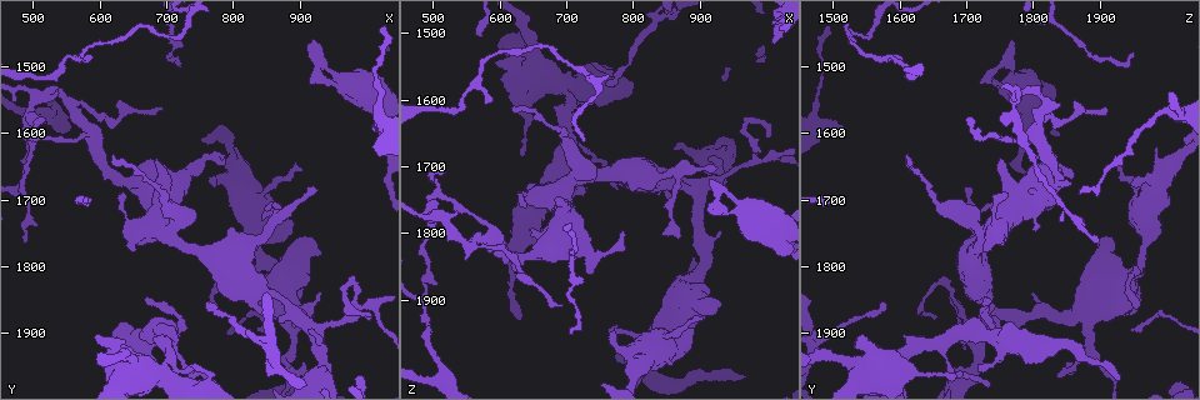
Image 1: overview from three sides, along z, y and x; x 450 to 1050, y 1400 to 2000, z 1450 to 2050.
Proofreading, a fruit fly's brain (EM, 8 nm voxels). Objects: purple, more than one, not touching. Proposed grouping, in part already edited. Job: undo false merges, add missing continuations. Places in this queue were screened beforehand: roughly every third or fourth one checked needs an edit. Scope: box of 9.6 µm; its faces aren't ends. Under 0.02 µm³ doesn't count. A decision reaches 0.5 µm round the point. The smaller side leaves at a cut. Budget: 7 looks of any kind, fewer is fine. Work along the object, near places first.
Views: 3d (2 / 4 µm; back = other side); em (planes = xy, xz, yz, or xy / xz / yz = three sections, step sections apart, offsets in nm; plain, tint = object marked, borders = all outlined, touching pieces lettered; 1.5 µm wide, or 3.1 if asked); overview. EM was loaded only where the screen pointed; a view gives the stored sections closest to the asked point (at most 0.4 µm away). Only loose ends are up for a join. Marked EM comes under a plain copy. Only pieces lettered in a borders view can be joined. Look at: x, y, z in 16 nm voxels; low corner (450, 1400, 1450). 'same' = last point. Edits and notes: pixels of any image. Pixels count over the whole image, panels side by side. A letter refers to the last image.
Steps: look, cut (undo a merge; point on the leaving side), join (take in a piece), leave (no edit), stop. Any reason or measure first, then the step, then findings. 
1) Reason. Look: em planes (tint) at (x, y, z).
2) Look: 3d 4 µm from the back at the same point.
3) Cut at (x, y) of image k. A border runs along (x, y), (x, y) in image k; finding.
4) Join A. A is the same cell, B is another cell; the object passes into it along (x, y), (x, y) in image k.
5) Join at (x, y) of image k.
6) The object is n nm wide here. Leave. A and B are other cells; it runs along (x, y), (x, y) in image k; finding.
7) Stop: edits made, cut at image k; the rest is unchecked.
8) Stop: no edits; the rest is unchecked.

Side arm on a straight run. Look: em planes (borders) at (560, 1560, 1820).

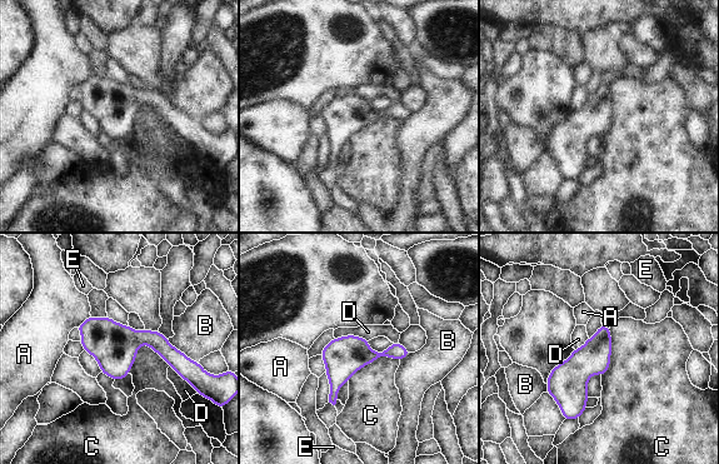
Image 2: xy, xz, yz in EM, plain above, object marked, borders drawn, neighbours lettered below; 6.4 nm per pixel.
Leave. A, B, C, D and E are other cells; it runs along (81, 328), (154, 339), (193, 367) in image 2; continuous, no second cell.

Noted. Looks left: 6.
Sudden change in width. Look: 3d 4 µm at (840, 1760, 1970).

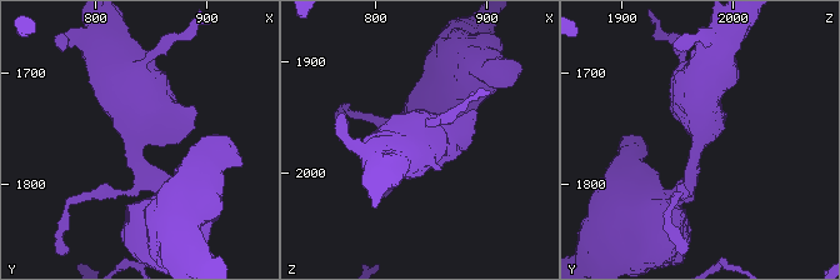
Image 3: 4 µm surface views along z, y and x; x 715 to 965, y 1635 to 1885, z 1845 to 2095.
Look: em planes (borders) at (840, 1756, 1972).

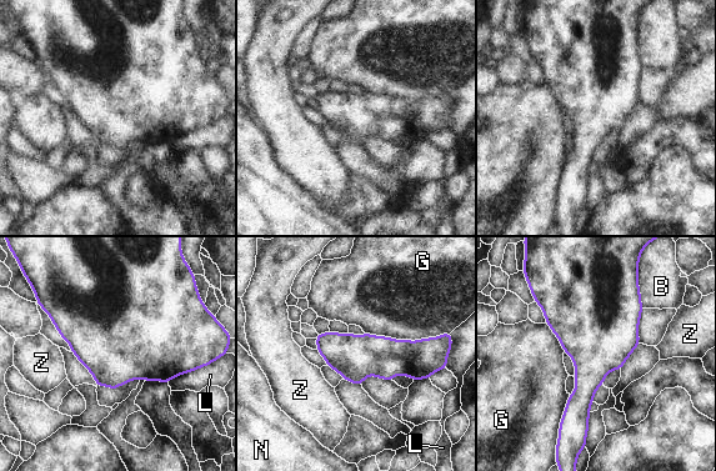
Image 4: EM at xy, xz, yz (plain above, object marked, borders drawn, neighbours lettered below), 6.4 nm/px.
Leave. B, G, L, N and Z are other cells; a border runs along (364, 331), (399, 340), (440, 335) in image 4; continuous, no second cell.

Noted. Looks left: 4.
Free end. Look: em xz step 4 (borders) at (795, 1745, 1730).

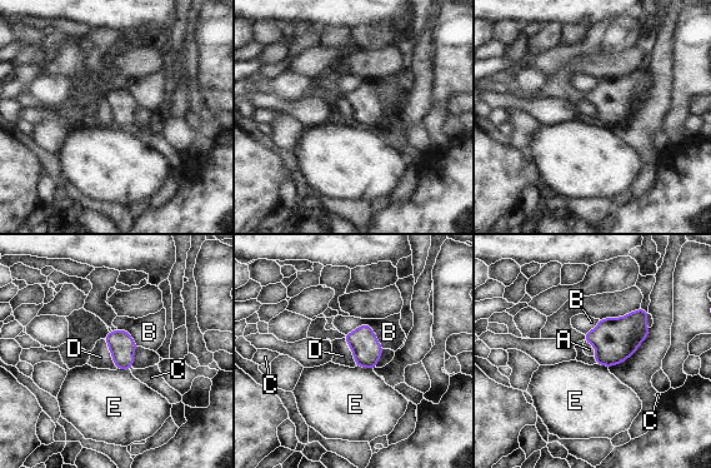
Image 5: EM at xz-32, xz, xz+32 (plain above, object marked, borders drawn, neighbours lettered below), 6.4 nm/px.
Look: em planes (borders) at the same point.

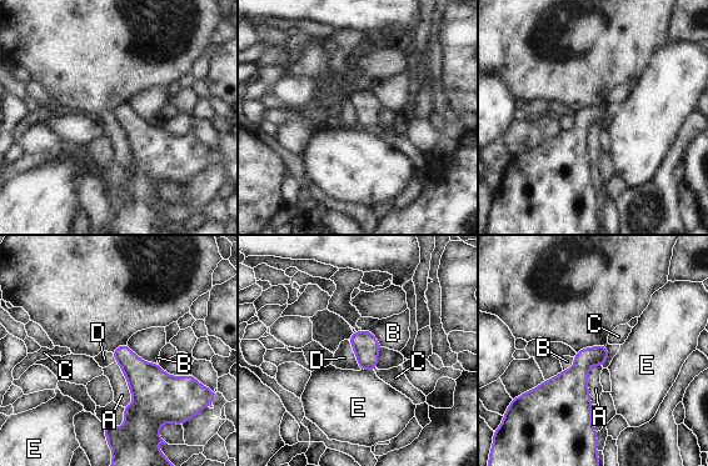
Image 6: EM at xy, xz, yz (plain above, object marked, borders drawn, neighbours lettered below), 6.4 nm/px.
Leave. A, B, C, D and E are other cells; a border runs along (115, 361), (131, 396), (128, 406) in image 6; none of them fits.

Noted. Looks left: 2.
Stop: no edits; the rest is unchecked.

